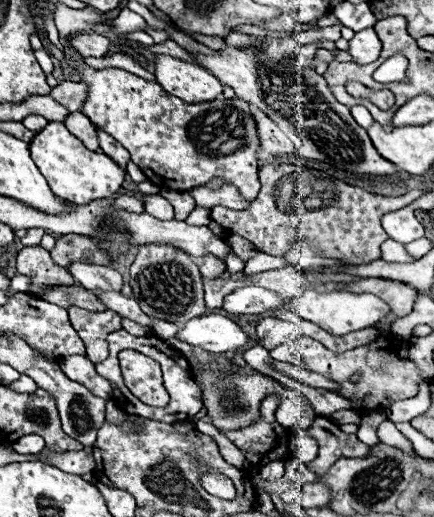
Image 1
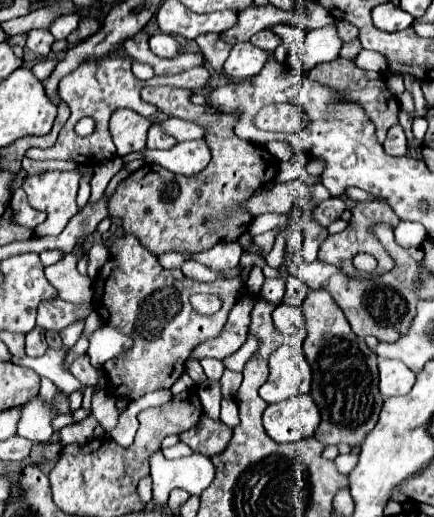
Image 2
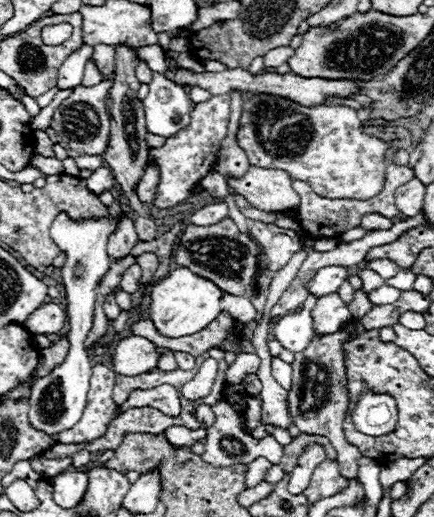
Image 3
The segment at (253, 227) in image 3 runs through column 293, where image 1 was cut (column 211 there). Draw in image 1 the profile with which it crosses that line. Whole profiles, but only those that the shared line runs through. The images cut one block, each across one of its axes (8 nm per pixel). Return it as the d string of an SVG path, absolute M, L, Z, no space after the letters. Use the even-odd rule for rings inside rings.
M120 212L120 218L122 218L122 224L124 228L132 234L132 244L136 246L144 246L144 244L172 244L196 258L204 258L204 256L214 256L218 260L226 260L228 254L232 254L232 246L228 240L216 236L208 226L190 226L182 220L158 220L150 214L128 214L128 212Z

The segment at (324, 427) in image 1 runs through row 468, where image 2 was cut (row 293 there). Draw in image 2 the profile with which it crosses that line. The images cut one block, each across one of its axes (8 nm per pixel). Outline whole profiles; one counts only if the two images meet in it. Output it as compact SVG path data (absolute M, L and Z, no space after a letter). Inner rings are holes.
M324 290L310 292L304 302L308 336L304 340L304 354L312 366L312 398L320 408L322 422L316 430L316 438L322 444L348 444L360 446L368 432L376 426L384 398L378 390L376 354L358 338L342 314L340 306Z

